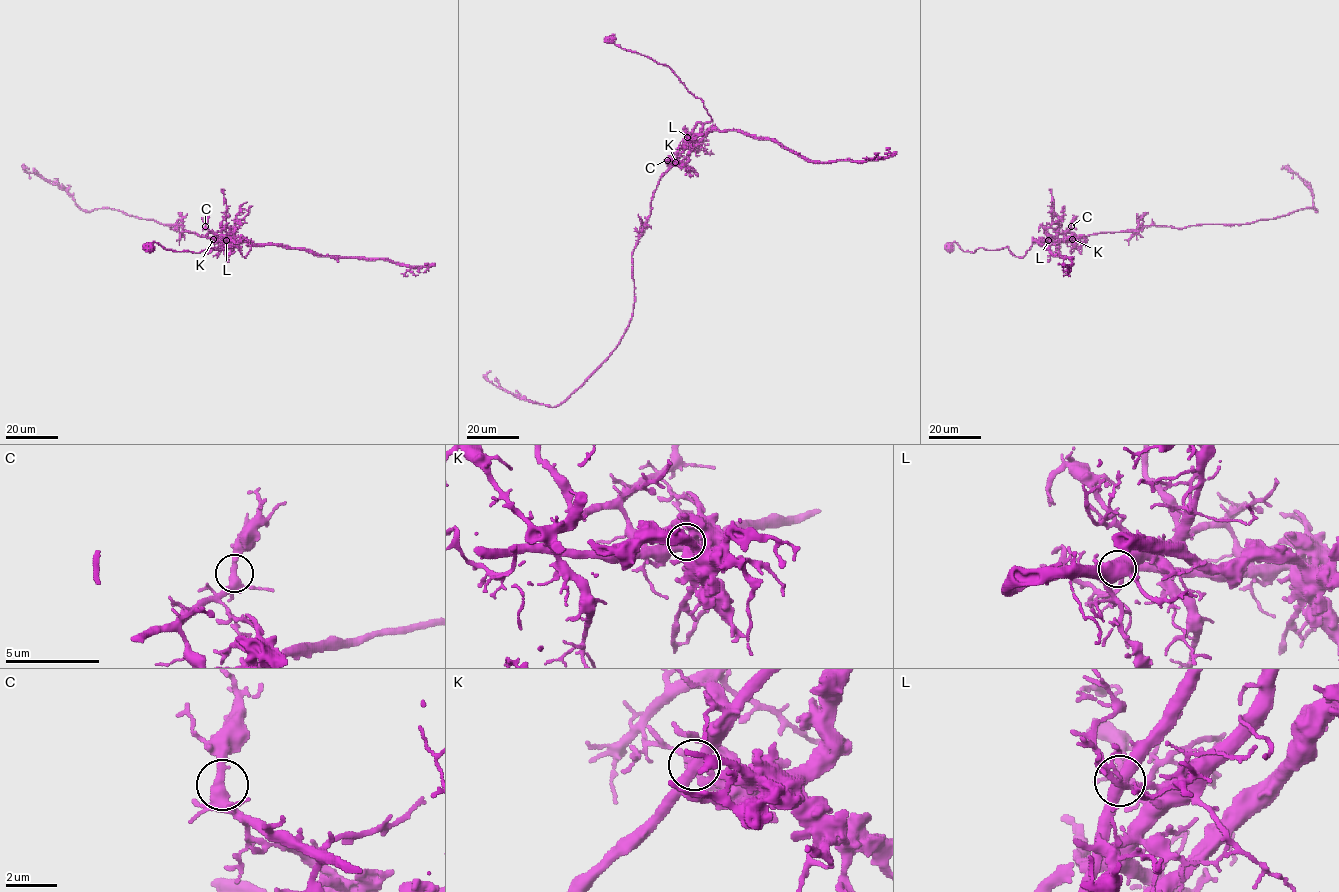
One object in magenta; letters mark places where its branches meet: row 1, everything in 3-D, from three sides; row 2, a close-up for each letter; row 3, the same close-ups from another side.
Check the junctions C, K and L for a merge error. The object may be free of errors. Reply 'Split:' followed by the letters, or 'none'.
Split: K

